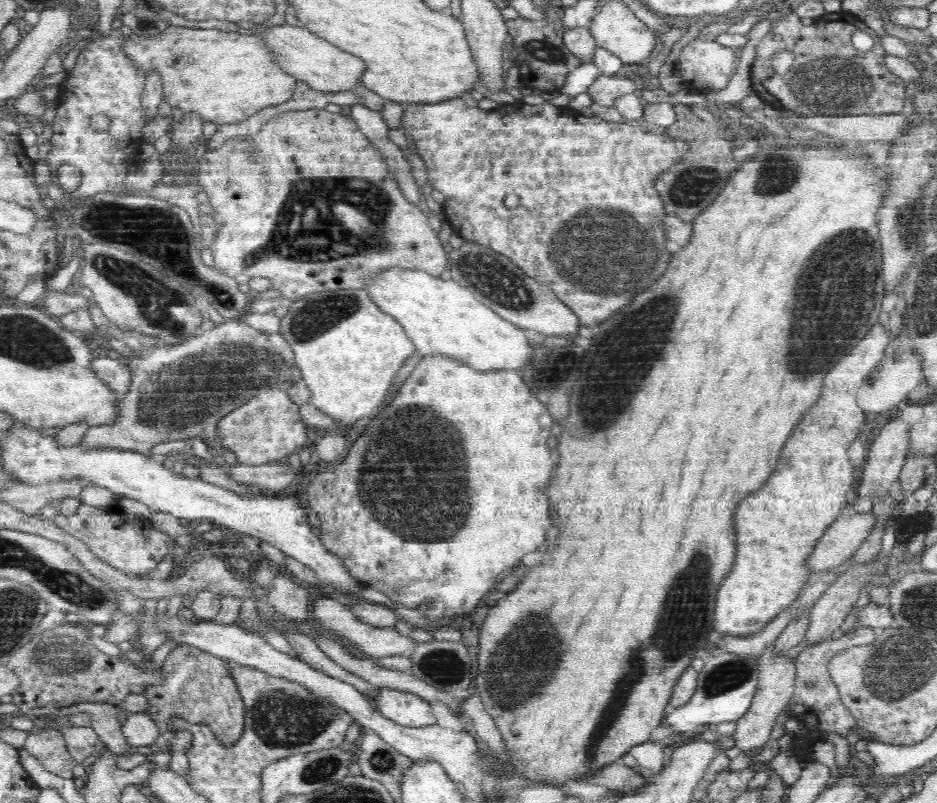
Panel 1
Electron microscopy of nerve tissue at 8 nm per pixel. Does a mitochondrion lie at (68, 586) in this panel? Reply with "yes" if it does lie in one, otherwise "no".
yes

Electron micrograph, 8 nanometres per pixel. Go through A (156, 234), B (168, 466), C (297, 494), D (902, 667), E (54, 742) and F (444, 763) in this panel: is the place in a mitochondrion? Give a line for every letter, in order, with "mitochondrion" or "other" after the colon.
A: mitochondrion
B: other
C: other
D: mitochondrion
E: other
F: other

